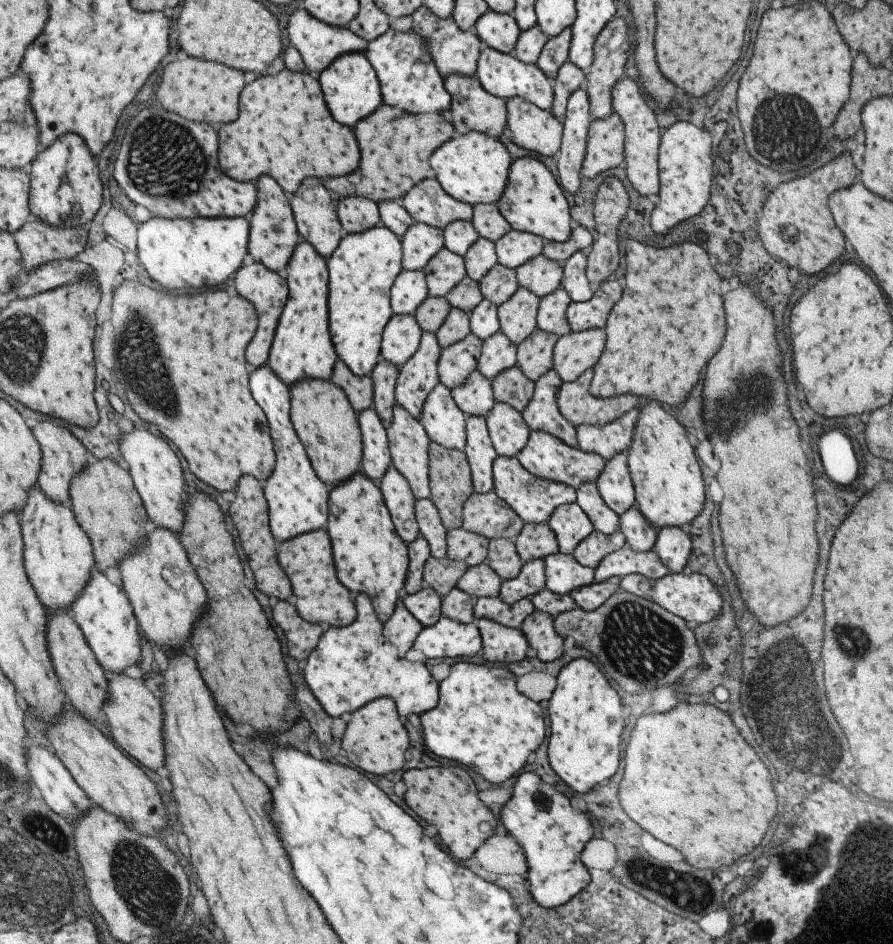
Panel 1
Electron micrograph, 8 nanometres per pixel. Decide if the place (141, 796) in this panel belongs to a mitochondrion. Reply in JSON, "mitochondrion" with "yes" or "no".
{"mitochondrion":"no"}

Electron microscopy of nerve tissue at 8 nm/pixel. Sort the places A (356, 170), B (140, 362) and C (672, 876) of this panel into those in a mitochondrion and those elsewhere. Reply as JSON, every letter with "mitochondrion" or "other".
{"A":"other","B":"mitochondrion","C":"mitochondrion"}

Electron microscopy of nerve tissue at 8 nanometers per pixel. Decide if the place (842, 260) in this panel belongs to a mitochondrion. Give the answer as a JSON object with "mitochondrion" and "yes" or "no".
{"mitochondrion":"no"}

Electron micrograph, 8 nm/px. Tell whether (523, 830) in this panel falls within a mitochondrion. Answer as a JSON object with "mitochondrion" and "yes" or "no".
{"mitochondrion":"no"}

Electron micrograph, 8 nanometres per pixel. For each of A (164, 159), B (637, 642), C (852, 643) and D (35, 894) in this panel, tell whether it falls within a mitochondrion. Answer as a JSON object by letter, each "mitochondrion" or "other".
{"A":"mitochondrion","B":"mitochondrion","C":"mitochondrion","D":"mitochondrion"}

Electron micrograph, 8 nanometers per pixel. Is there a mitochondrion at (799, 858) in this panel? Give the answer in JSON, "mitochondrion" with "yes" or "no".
{"mitochondrion":"yes"}

